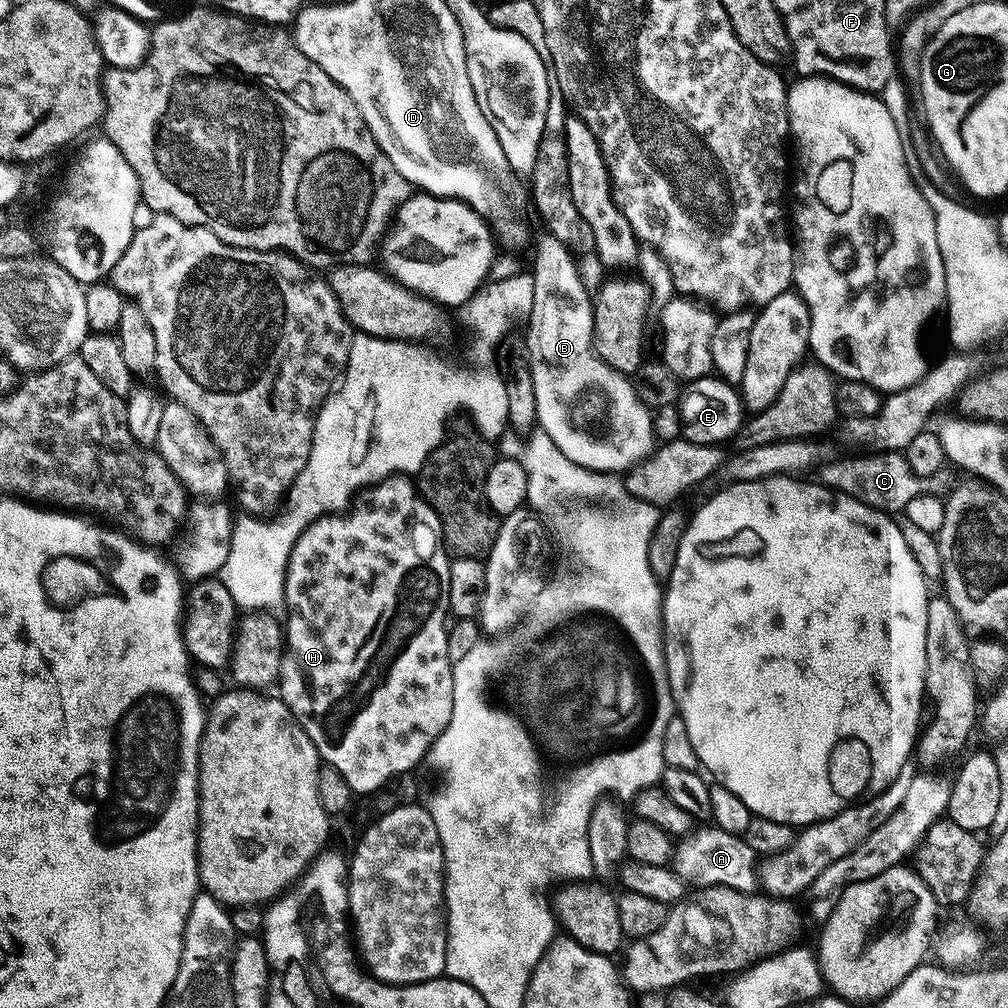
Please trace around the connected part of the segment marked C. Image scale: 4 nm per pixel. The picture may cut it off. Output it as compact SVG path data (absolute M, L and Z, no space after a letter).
M887 451L881 454L868 455L870 456L866 458L858 456L854 460L842 460L838 464L827 463L819 471L819 483L823 484L825 488L833 488L836 492L846 494L866 506L878 509L880 512L903 513L910 498L925 491L925 481L911 472L906 458L900 452Z

